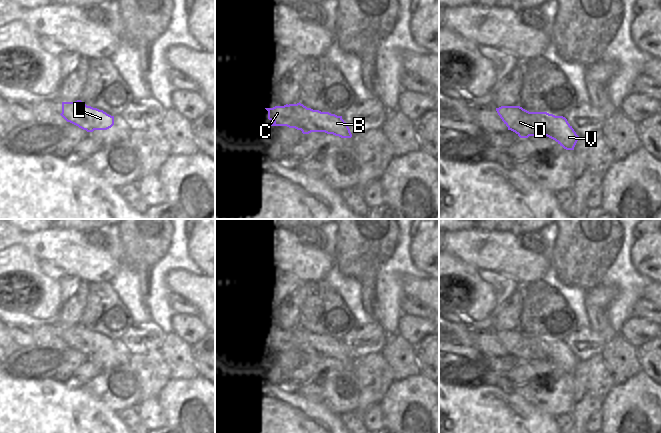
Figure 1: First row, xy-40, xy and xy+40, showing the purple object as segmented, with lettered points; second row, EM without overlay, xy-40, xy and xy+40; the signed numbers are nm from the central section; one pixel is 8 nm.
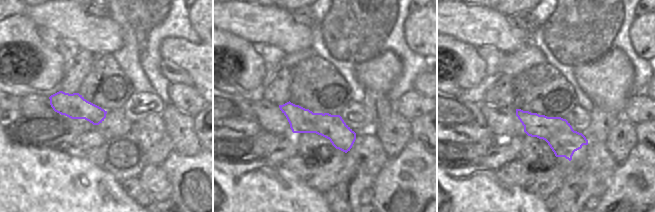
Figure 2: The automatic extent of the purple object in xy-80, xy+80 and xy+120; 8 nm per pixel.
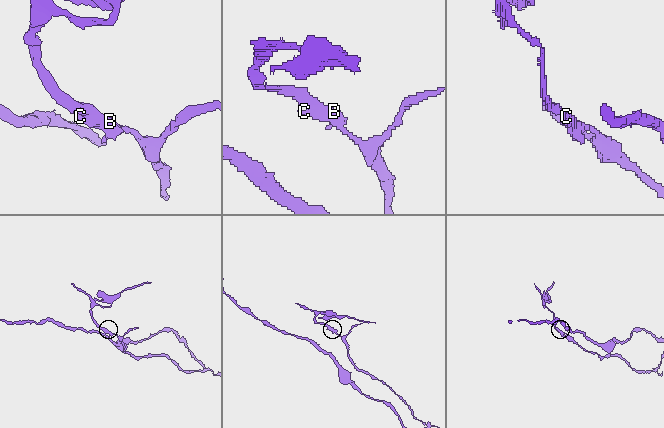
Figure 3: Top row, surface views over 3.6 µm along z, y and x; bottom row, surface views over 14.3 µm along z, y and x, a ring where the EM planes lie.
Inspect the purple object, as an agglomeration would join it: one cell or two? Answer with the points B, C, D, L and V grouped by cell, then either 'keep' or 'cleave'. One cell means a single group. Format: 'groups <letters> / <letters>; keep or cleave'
groups B L V / C D; cleave

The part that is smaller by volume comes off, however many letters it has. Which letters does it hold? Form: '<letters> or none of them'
B, L, V

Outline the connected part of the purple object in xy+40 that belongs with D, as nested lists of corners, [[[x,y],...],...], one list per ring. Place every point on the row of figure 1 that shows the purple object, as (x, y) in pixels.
[[[501,106],[496,111],[508,130],[515,132],[520,138],[529,136],[546,136],[540,120],[520,106]]]

